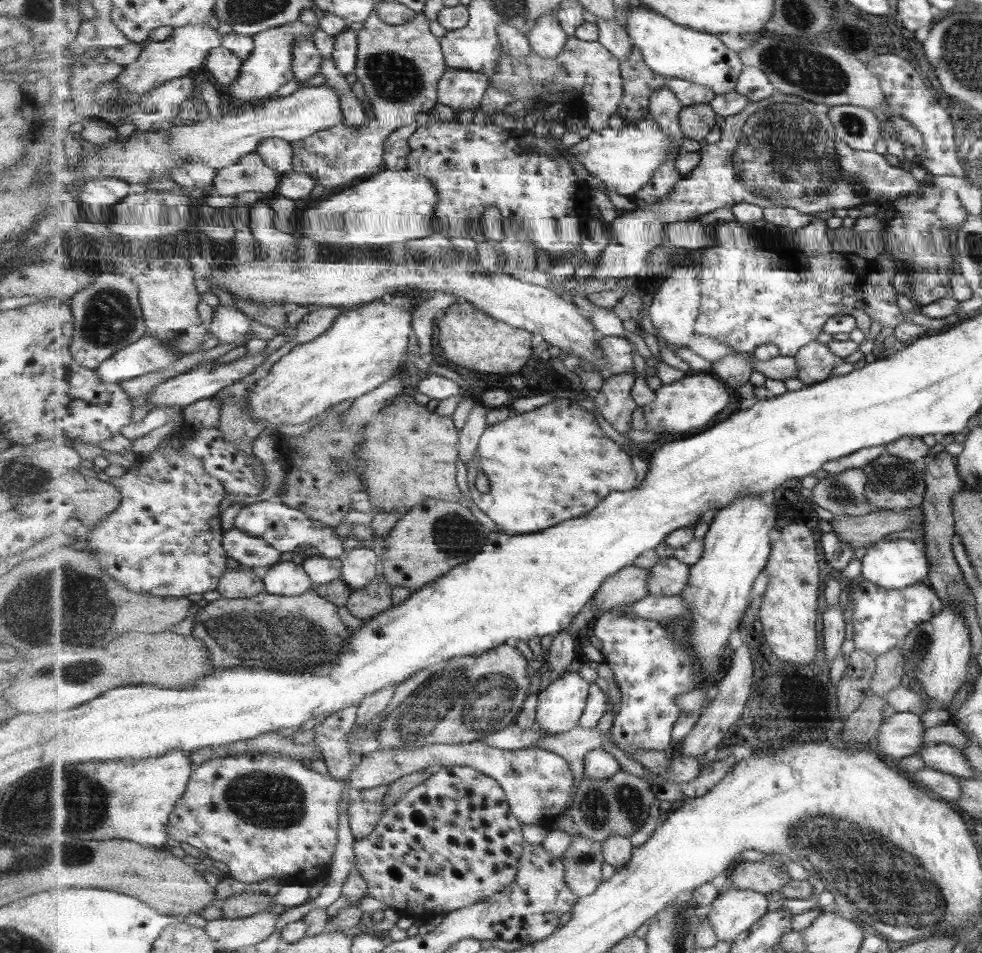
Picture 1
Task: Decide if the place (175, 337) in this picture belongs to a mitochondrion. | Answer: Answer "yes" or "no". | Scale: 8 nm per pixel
yes

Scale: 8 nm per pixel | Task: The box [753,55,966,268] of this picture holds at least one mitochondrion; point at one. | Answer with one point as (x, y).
(851, 124)

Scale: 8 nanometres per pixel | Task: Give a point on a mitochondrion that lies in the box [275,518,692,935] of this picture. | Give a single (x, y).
(481, 702)

